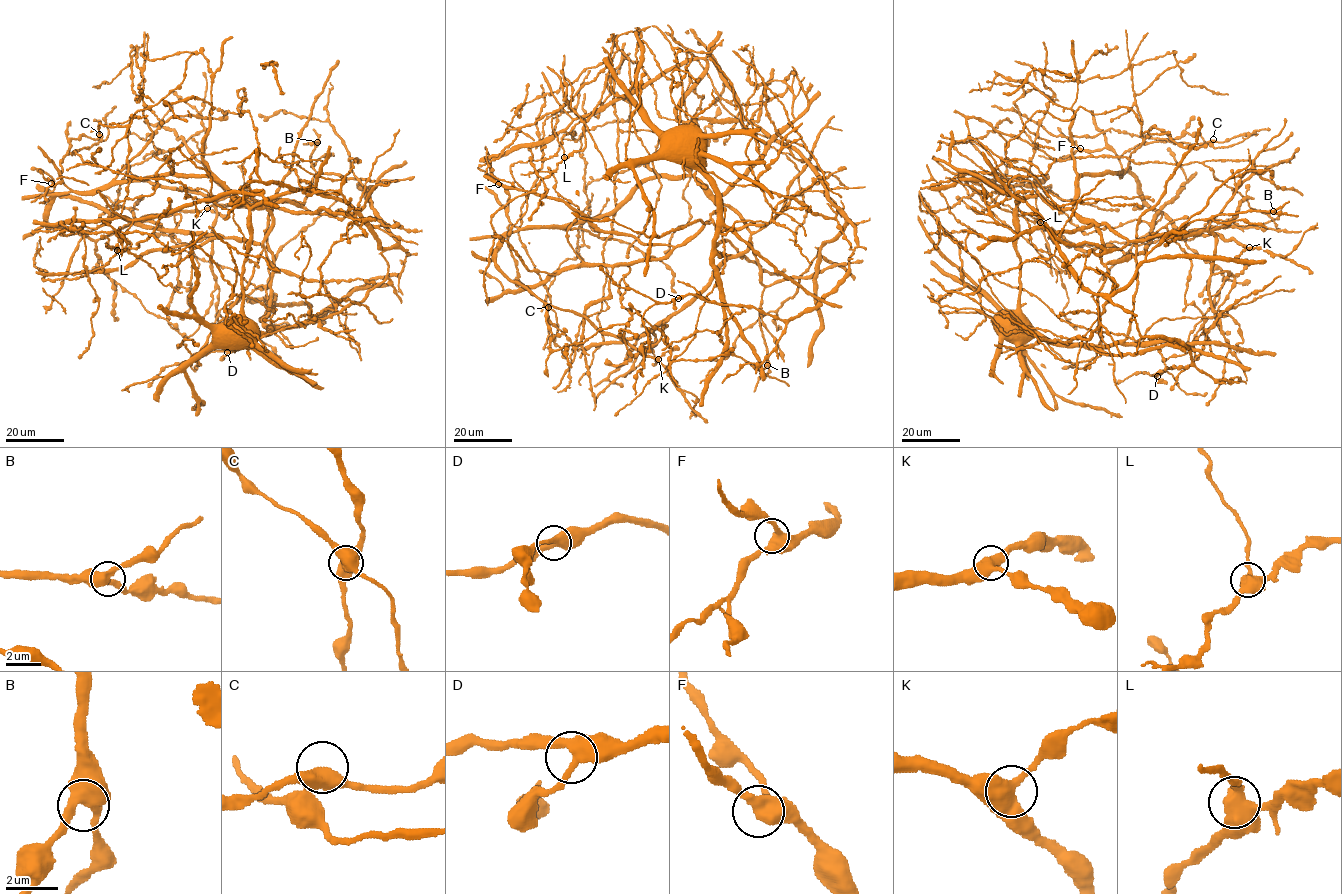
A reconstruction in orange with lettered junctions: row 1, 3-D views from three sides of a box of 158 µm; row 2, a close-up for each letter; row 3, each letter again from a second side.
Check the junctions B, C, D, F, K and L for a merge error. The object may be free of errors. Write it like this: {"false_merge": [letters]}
{"false_merge": ["L"]}

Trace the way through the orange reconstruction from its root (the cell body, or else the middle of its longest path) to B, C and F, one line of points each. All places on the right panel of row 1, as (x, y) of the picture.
B: (999, 322), (1018, 306), (1016, 206), (1024, 198), (1044, 197), (1128, 241), (1177, 233), (1218, 215), (1273, 211)
C: (999, 322), (1018, 306), (1020, 200), (1070, 208), (1079, 176), (1122, 174), (1119, 158), (1136, 146), (1213, 139)
F: (999, 322), (1018, 306), (1020, 200), (1042, 196), (1070, 208), (1079, 176), (1122, 174), (1112, 149), (1080, 148)

